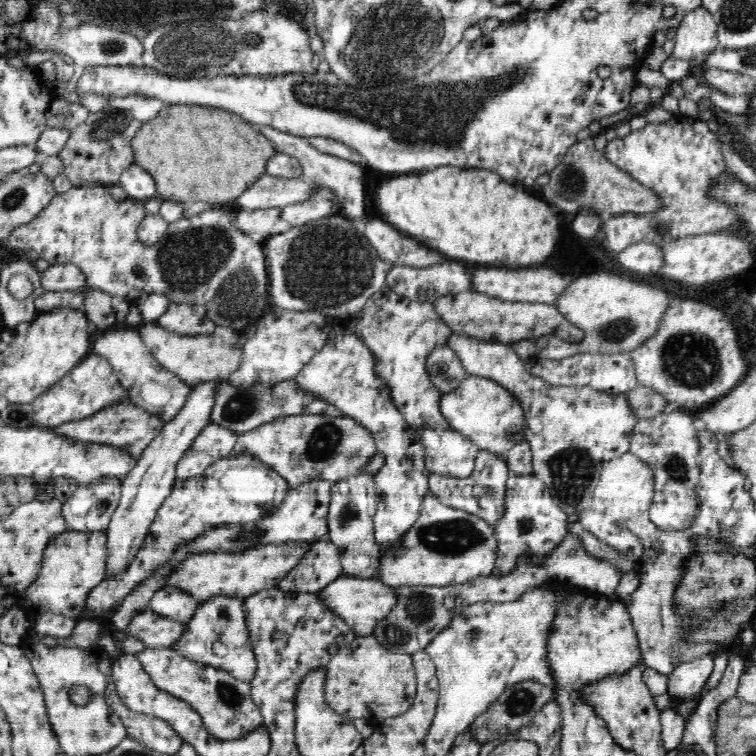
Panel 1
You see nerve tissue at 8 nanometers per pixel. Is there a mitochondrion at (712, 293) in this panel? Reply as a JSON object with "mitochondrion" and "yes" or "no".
{"mitochondrion":"no"}

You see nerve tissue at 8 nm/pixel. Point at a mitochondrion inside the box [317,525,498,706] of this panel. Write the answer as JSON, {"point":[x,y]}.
{"point":[419,609]}

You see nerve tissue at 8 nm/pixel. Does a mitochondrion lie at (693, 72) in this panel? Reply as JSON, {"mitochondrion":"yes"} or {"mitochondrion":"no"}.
{"mitochondrion":"no"}

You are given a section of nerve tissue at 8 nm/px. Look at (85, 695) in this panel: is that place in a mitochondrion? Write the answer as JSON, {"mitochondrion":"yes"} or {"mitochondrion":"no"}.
{"mitochondrion":"yes"}

